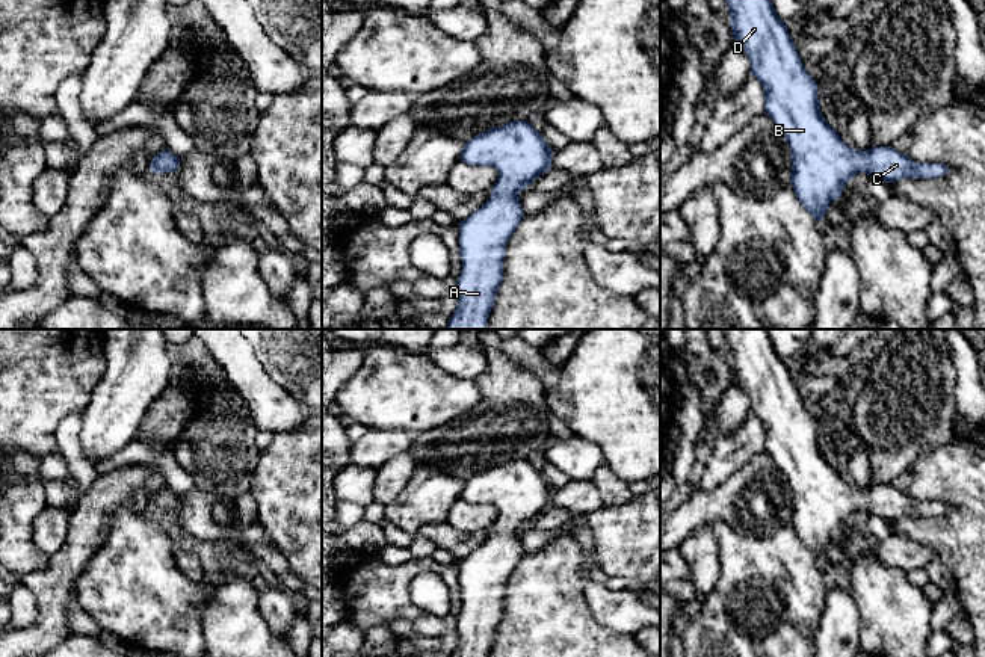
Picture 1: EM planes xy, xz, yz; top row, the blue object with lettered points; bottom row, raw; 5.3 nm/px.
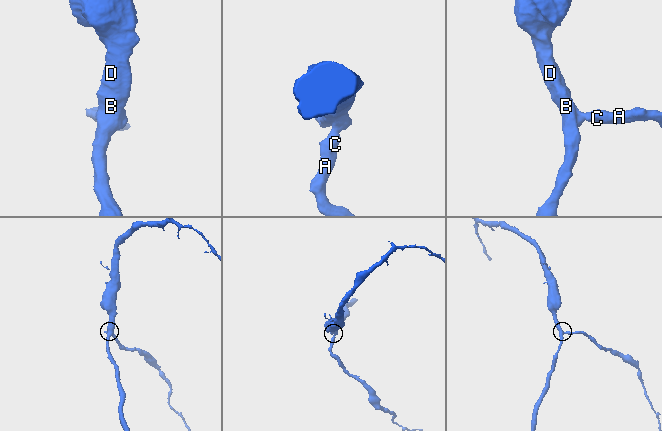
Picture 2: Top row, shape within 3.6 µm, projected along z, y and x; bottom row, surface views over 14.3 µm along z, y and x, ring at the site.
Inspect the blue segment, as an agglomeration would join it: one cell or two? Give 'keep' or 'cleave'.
keep

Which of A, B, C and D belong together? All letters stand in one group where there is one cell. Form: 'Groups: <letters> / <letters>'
Groups: A B C D

